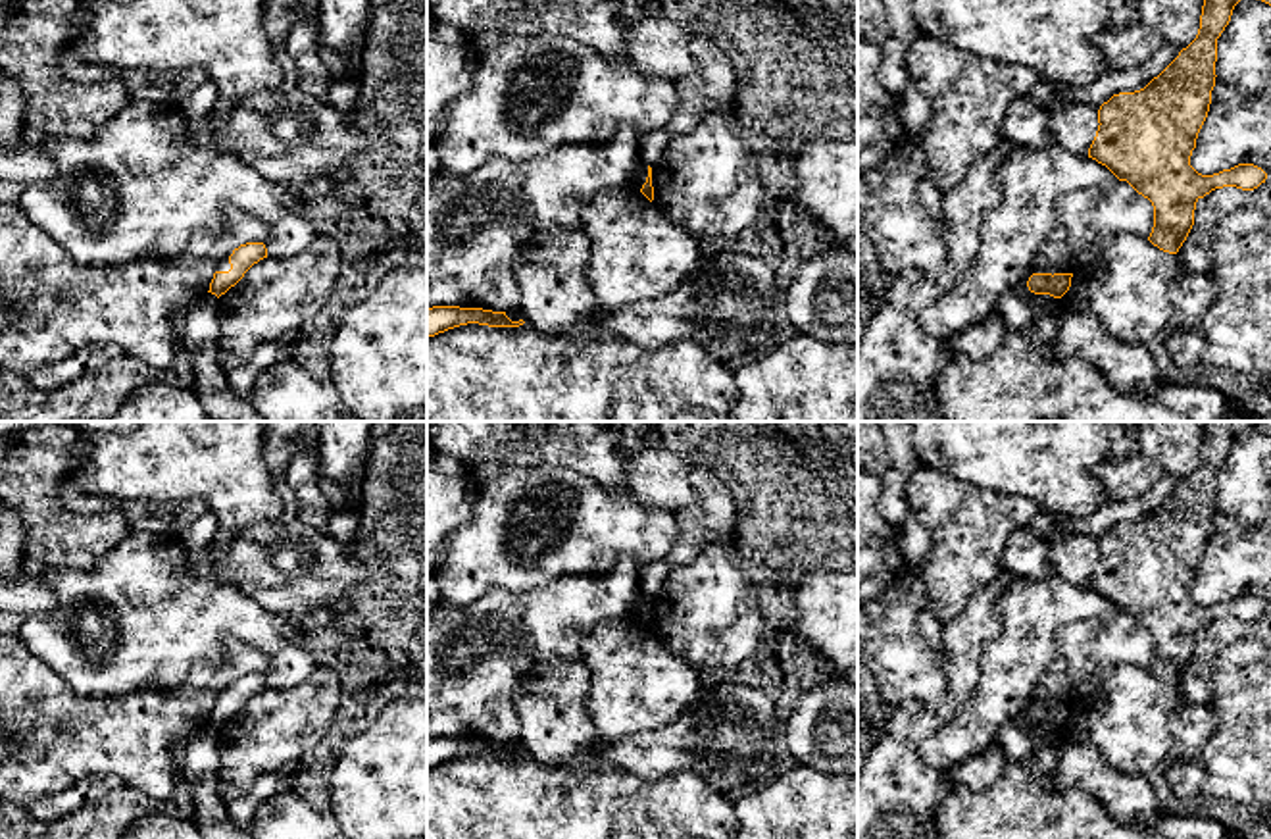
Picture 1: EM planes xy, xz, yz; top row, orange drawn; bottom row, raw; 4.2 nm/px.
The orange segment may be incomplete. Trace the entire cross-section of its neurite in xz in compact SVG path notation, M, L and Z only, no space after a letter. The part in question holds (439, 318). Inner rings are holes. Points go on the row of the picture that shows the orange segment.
M433 306L427 308L427 337L435 337L448 329L479 323L488 327L519 327L525 321L511 321L506 312L492 312L483 308L460 308L460 306Z

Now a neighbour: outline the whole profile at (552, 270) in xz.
M583 227L538 233L515 258L513 273L519 287L523 321L544 335L571 335L577 329L602 329L598 316L606 314L588 281L590 237Z

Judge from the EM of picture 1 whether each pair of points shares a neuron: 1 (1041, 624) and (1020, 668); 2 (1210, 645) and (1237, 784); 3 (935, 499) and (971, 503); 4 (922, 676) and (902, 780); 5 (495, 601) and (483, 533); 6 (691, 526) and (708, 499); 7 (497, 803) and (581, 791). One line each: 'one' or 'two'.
1: one
2: two
3: one
4: two
5: two
6: one
7: one

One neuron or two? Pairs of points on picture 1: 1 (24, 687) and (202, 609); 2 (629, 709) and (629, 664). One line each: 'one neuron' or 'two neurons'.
1: two neurons
2: one neuron

